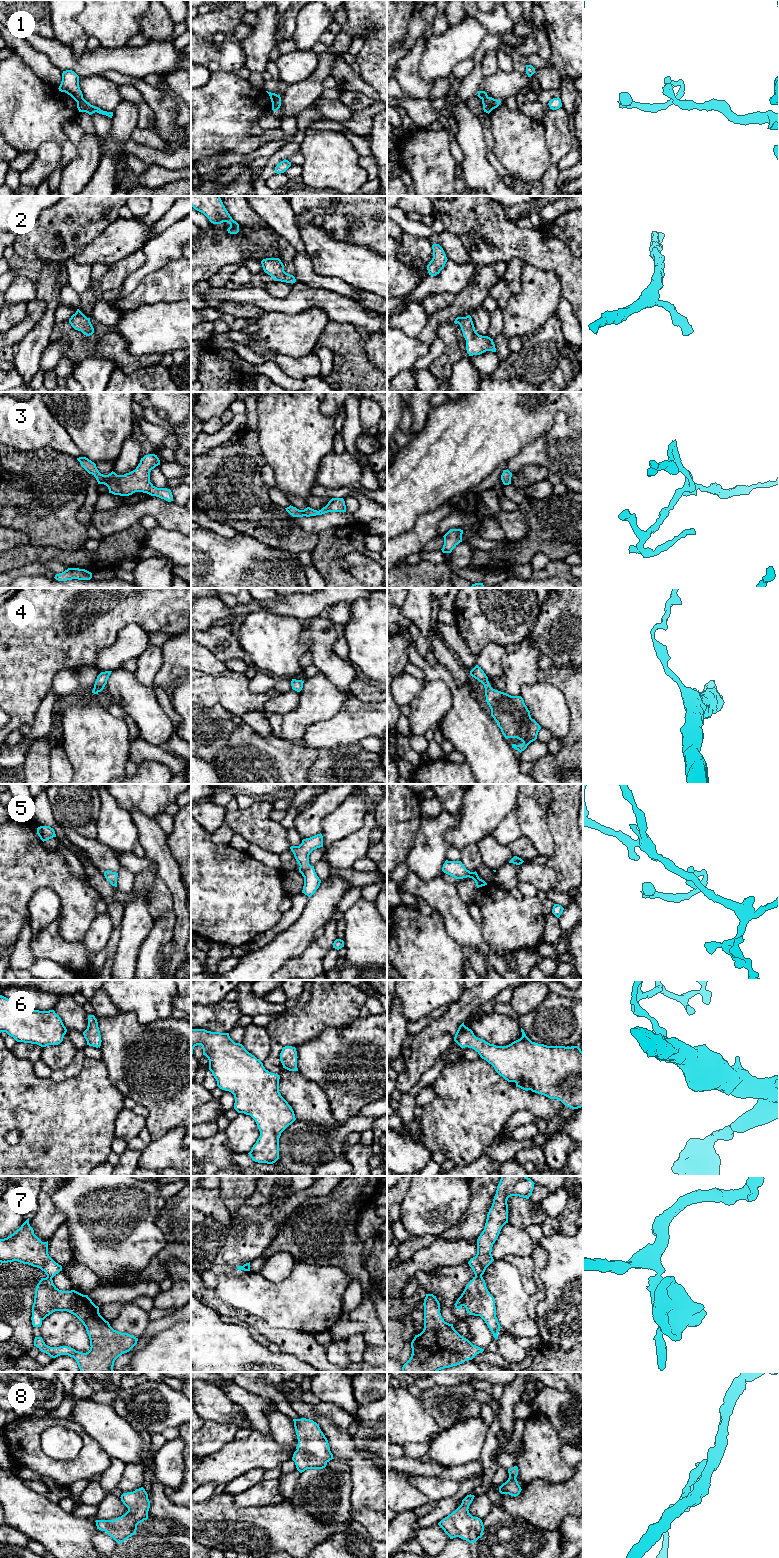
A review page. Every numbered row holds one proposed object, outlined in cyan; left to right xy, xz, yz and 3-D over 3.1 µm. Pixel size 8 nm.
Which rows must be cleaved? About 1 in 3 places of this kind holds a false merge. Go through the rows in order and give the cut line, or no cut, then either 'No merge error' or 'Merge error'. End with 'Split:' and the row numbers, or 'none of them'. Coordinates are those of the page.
1: Split along xz (278, 95), (272, 104). Merge error
2: No split. No merge error
3: No split. No merge error
4: No split. No merge error
5: No split. No merge error
6: No split. No merge error
7: Split along yz (475, 1275), (481, 1277). Merge error
8: No split. No merge error
Split: 1, 7

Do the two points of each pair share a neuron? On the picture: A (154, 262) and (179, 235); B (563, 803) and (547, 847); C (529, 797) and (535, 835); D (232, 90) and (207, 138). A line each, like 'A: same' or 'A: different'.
A: same
B: different
C: same
D: same

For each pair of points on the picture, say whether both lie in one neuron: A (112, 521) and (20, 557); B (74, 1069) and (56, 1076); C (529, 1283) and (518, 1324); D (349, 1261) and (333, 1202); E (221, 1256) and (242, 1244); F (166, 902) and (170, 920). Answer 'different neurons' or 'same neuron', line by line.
A: different neurons
B: same neuron
C: different neurons
D: same neuron
E: same neuron
F: different neurons

